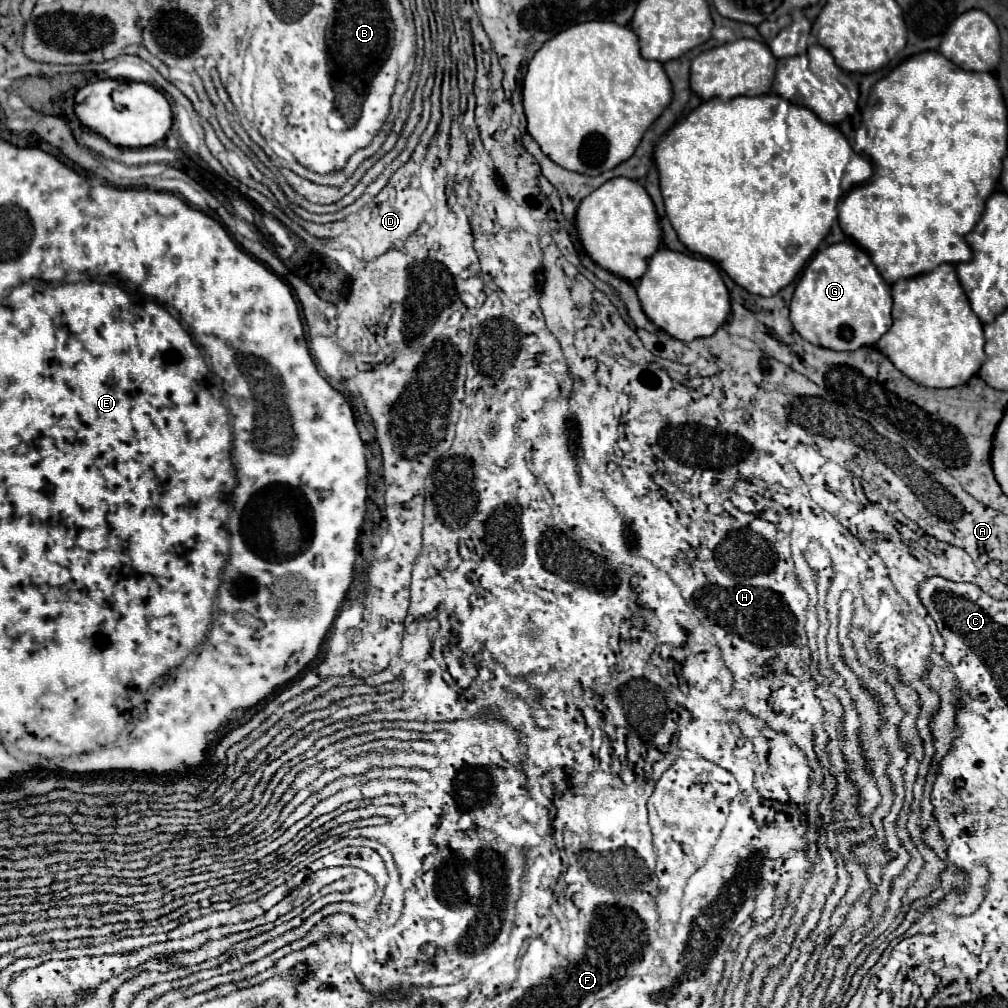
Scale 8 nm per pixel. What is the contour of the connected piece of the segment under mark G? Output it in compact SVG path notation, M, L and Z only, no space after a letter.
M854 242L830 244L808 262L790 302L790 322L810 344L830 350L874 346L892 324L890 284L872 266L870 256Z

